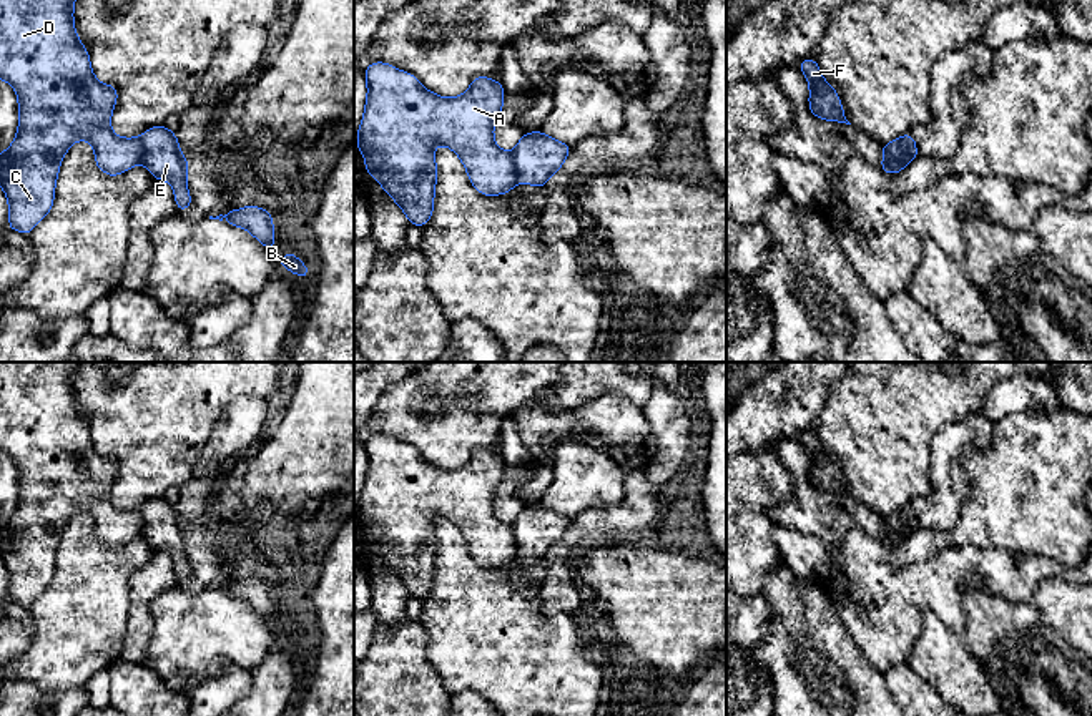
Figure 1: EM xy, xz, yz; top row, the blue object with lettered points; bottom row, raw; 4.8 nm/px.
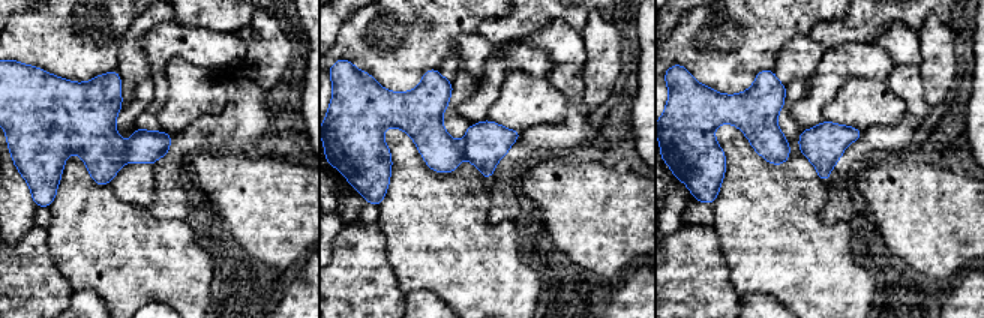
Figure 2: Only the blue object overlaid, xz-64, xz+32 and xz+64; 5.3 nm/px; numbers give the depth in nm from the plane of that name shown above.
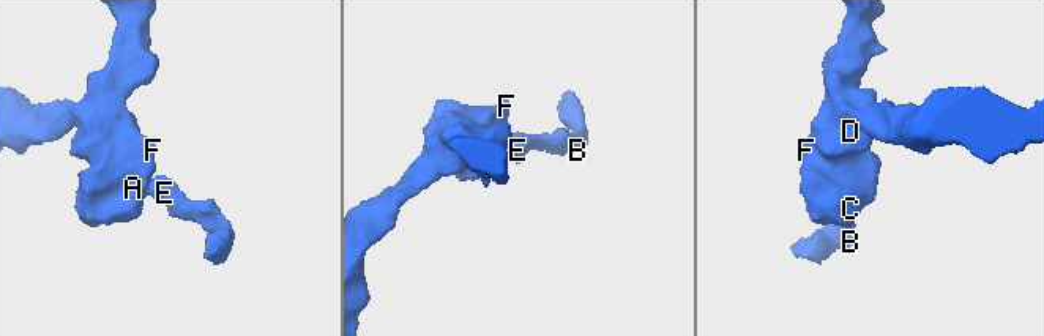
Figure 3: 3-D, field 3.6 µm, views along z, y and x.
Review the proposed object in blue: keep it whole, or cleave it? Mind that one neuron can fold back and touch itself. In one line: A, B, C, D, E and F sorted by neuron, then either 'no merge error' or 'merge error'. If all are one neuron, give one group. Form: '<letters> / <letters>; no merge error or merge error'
A C D F / B E; merge error

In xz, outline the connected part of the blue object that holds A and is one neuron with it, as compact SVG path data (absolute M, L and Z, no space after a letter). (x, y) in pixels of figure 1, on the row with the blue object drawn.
M376 61L364 70L367 100L357 131L357 150L364 154L367 173L401 206L411 224L424 228L434 211L437 164L434 146L444 145L457 153L472 186L485 196L509 193L517 184L510 153L494 141L494 123L504 105L504 86L490 76L475 76L470 88L455 98L437 96L419 78Z

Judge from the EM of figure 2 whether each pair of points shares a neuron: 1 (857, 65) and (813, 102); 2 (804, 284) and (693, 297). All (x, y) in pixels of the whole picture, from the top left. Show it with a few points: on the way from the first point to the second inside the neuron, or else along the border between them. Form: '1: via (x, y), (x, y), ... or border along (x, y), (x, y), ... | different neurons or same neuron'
1: via (845, 68), (822, 90) | same neuron
2: border along (722, 258), (728, 270), (728, 279), (740, 294) | different neurons

